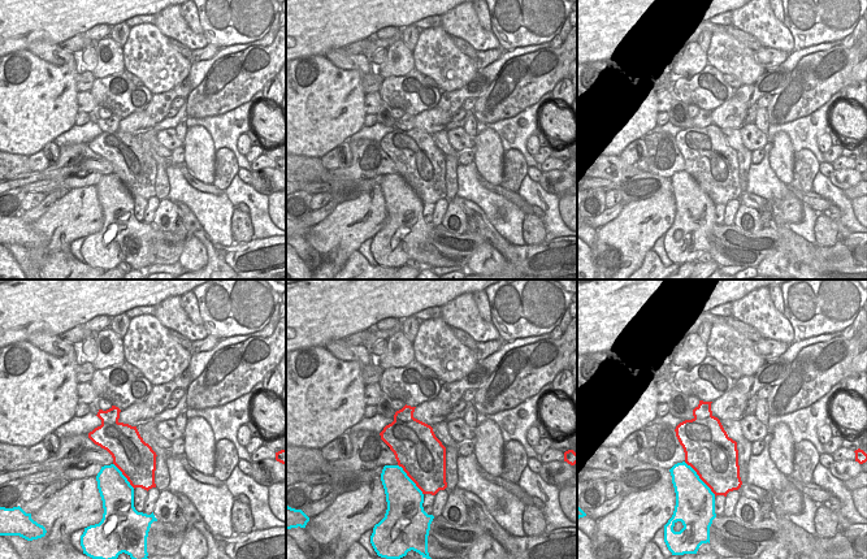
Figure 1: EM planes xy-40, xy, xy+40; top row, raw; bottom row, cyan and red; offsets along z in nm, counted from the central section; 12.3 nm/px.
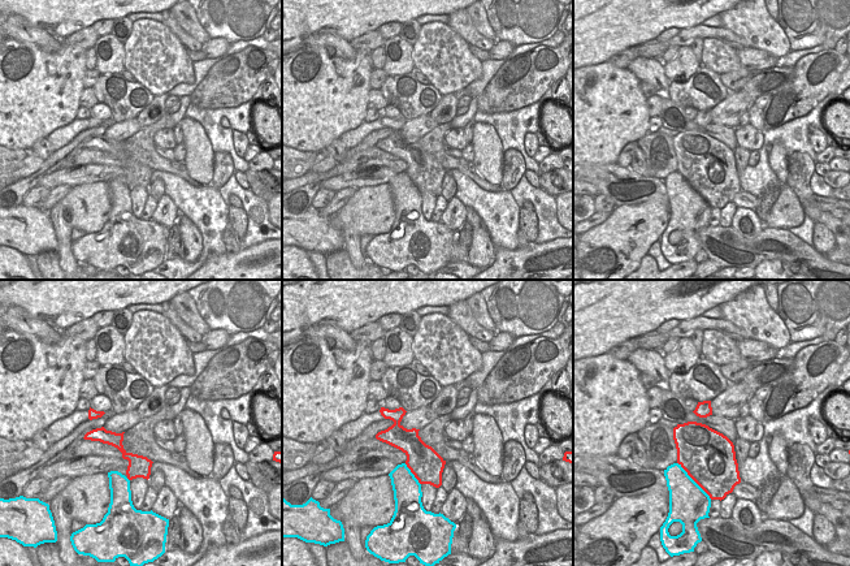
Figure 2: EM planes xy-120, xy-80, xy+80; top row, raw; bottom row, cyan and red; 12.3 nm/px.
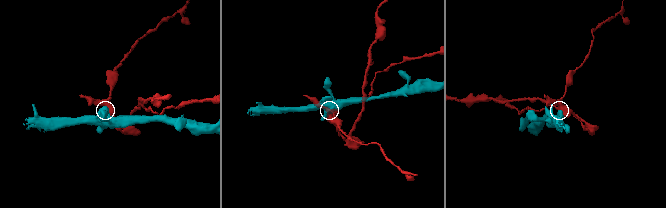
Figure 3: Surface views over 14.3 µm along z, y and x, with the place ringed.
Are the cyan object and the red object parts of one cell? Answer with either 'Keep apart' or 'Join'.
Keep apart

